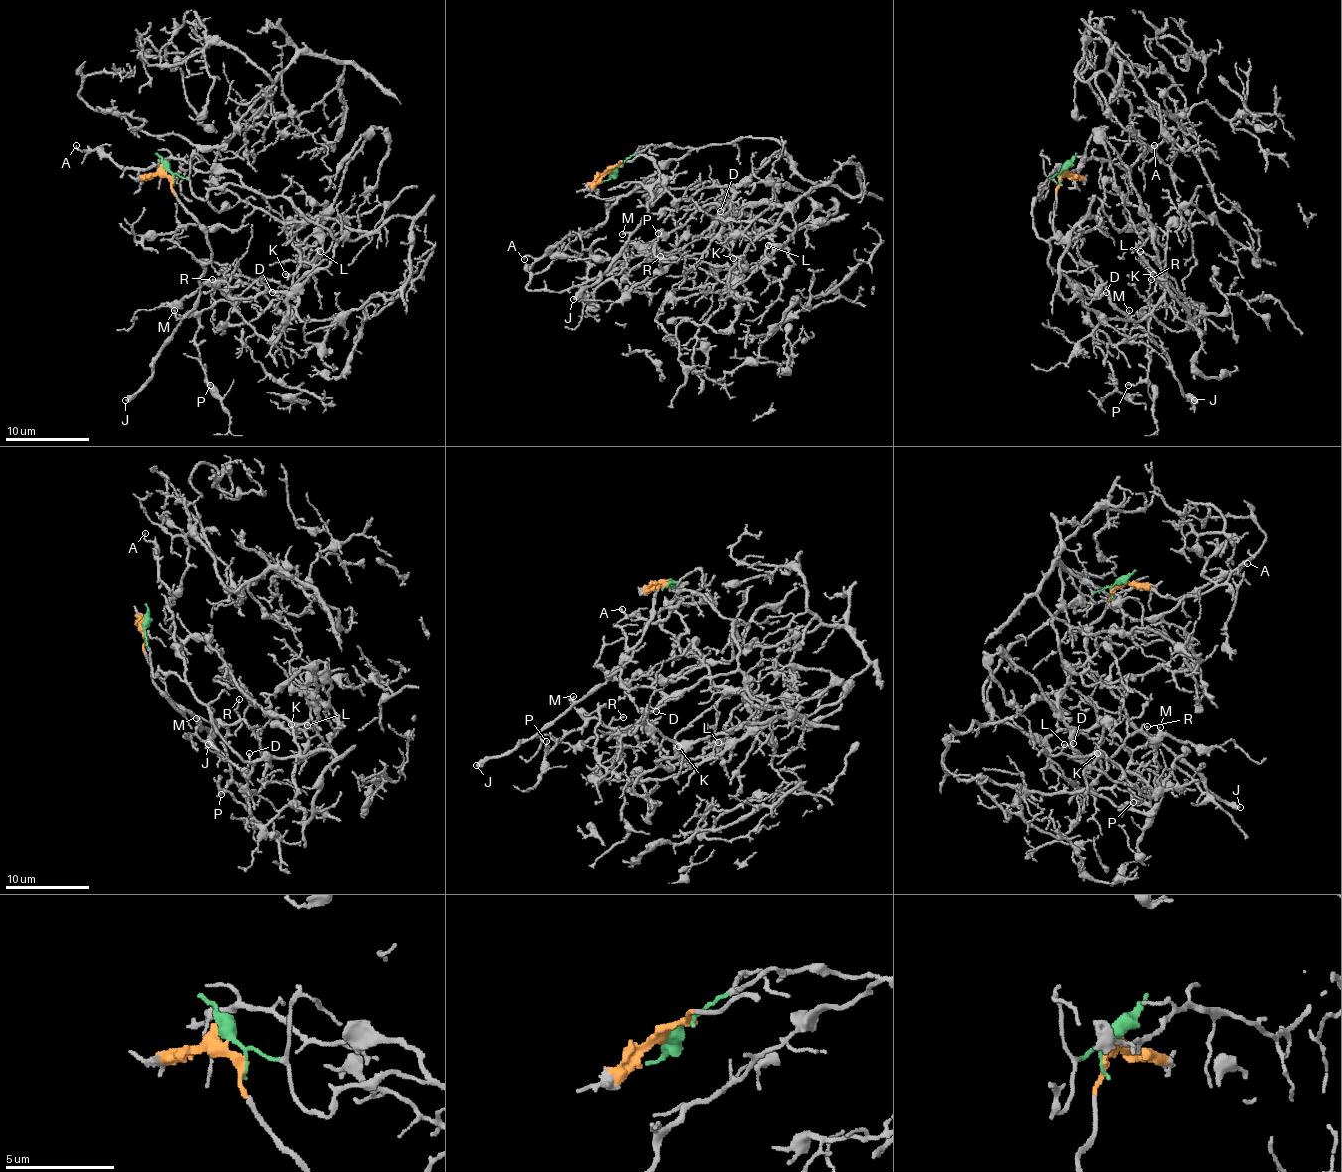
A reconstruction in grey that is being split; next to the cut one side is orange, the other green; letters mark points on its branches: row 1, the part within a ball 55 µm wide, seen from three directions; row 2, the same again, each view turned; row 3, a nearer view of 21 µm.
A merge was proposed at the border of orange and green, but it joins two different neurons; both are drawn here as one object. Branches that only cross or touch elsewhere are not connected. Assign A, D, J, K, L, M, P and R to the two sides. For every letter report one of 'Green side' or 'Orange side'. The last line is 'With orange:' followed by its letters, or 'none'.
A: Green side
D: Green side
J: Orange side
K: Green side
L: Green side
M: Orange side
P: Green side
R: Green side
With orange: J, M

